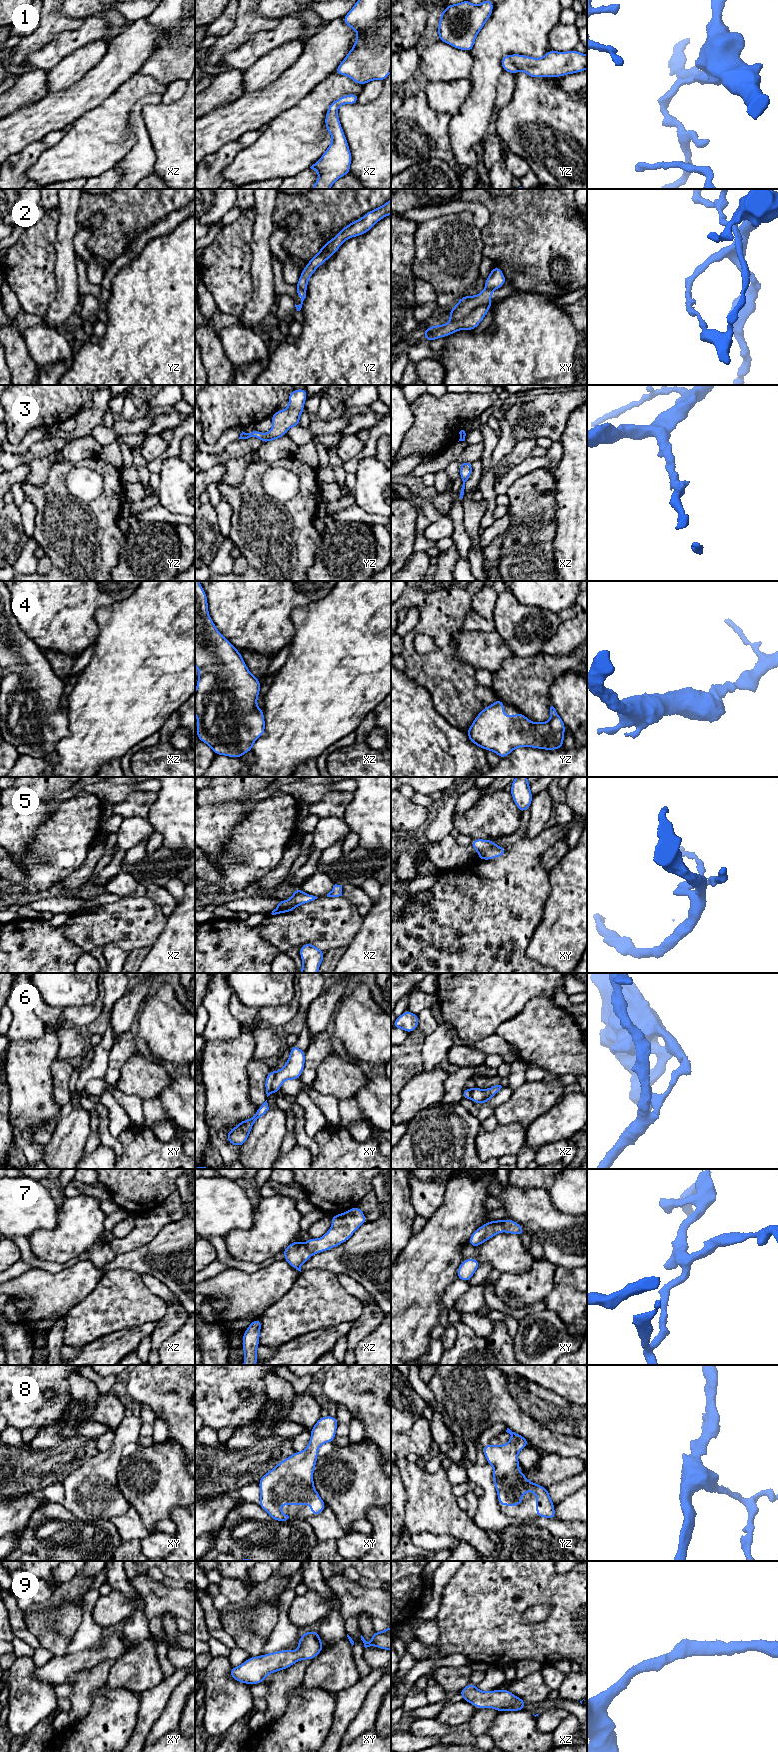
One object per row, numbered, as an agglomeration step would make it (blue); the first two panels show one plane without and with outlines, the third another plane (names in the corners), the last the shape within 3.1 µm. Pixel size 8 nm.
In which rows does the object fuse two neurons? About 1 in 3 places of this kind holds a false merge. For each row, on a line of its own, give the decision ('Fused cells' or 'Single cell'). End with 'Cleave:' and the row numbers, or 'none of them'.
1: Single cell
2: Fused cells
3: Single cell
4: Single cell
5: Fused cells
6: Fused cells
7: Fused cells
8: Single cell
9: Single cell
Cleave: 2, 5, 6, 7

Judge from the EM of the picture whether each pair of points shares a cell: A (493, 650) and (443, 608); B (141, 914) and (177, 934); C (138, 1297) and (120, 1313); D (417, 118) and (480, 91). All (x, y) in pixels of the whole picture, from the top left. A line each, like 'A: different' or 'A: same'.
A: different
B: different
C: same
D: different

